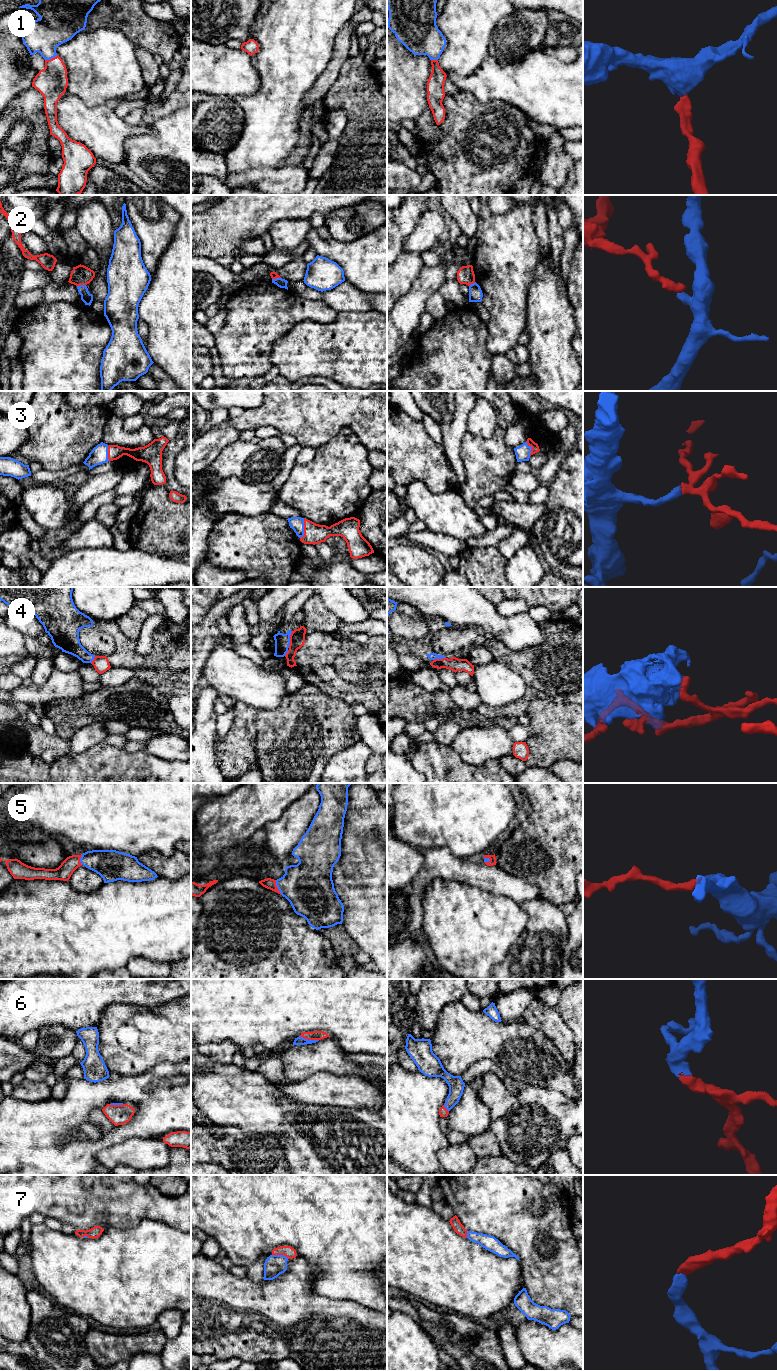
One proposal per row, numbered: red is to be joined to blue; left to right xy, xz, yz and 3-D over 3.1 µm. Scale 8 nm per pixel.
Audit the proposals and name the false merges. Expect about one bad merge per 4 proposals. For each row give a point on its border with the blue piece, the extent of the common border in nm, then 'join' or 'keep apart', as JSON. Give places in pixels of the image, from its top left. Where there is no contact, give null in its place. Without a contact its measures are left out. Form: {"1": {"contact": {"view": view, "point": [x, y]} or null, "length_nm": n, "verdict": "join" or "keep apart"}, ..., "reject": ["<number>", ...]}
{"1": {"contact": {"view": "xy", "point": [51, 58]}, "length_nm": 120, "verdict": "join"}, "2": {"contact": {"view": "xy", "point": [81, 285]}, "length_nm": 70, "verdict": "keep apart"}, "3": {"contact": {"view": "xz", "point": [303, 529]}, "length_nm": 160, "verdict": "join"}, "4": {"contact": {"view": "xz", "point": [289, 639]}, "length_nm": 140, "verdict": "keep apart"}, "5": {"contact": {"view": "xz", "point": [277, 887]}, "length_nm": 130, "verdict": "join"}, "6": {"contact": {"view": "xz", "point": [309, 1040]}, "length_nm": 160, "verdict": "join"}, "7": {"contact": {"view": "xz", "point": [280, 1255]}, "length_nm": 140, "verdict": "join"}, "reject": ["2", "4"]}

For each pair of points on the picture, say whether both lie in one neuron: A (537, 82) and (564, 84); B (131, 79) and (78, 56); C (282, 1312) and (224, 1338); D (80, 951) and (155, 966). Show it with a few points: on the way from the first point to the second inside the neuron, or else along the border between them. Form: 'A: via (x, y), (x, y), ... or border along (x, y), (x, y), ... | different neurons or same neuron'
A: via (544, 84), (557, 84) | same neuron
B: via (118, 74), (91, 57) | same neuron
C: via (268, 1320), (241, 1321), (238, 1324) | same neuron
D: border along (151, 960), (145, 957), (132, 957), (125, 966) | different neurons

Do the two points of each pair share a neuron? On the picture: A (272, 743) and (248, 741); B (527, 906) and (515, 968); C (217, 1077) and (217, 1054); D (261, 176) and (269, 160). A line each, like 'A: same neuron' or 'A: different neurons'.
A: different neurons
B: same neuron
C: different neurons
D: different neurons

